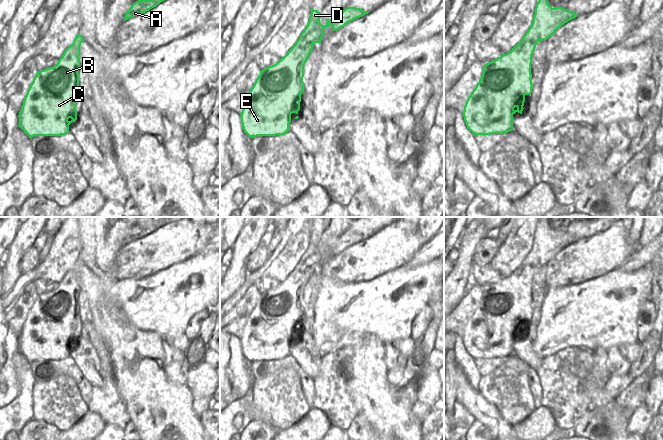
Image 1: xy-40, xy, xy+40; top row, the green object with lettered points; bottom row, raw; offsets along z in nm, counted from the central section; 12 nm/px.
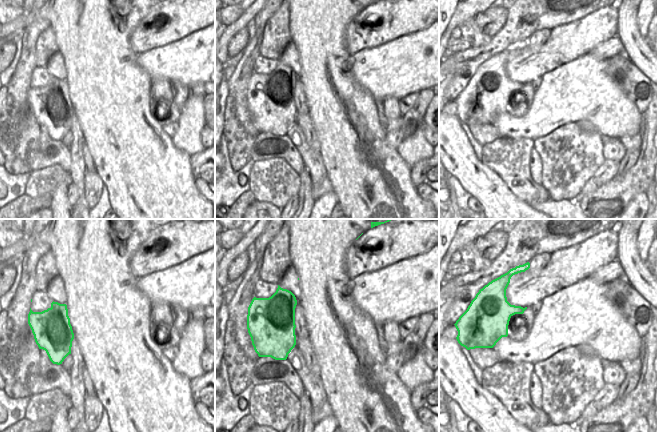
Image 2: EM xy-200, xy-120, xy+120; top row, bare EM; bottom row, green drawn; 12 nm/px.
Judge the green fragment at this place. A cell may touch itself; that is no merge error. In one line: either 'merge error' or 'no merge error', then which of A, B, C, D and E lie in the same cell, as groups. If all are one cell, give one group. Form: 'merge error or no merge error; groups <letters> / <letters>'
merge error; groups A D / B C E

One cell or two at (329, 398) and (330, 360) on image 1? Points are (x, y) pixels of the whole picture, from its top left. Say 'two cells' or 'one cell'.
one cell

